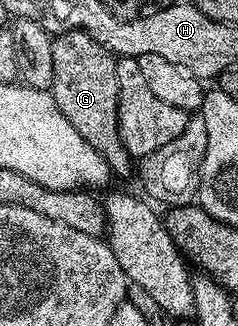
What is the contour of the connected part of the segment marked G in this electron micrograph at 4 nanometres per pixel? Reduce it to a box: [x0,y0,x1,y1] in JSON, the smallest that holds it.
[50,32,133,179]

